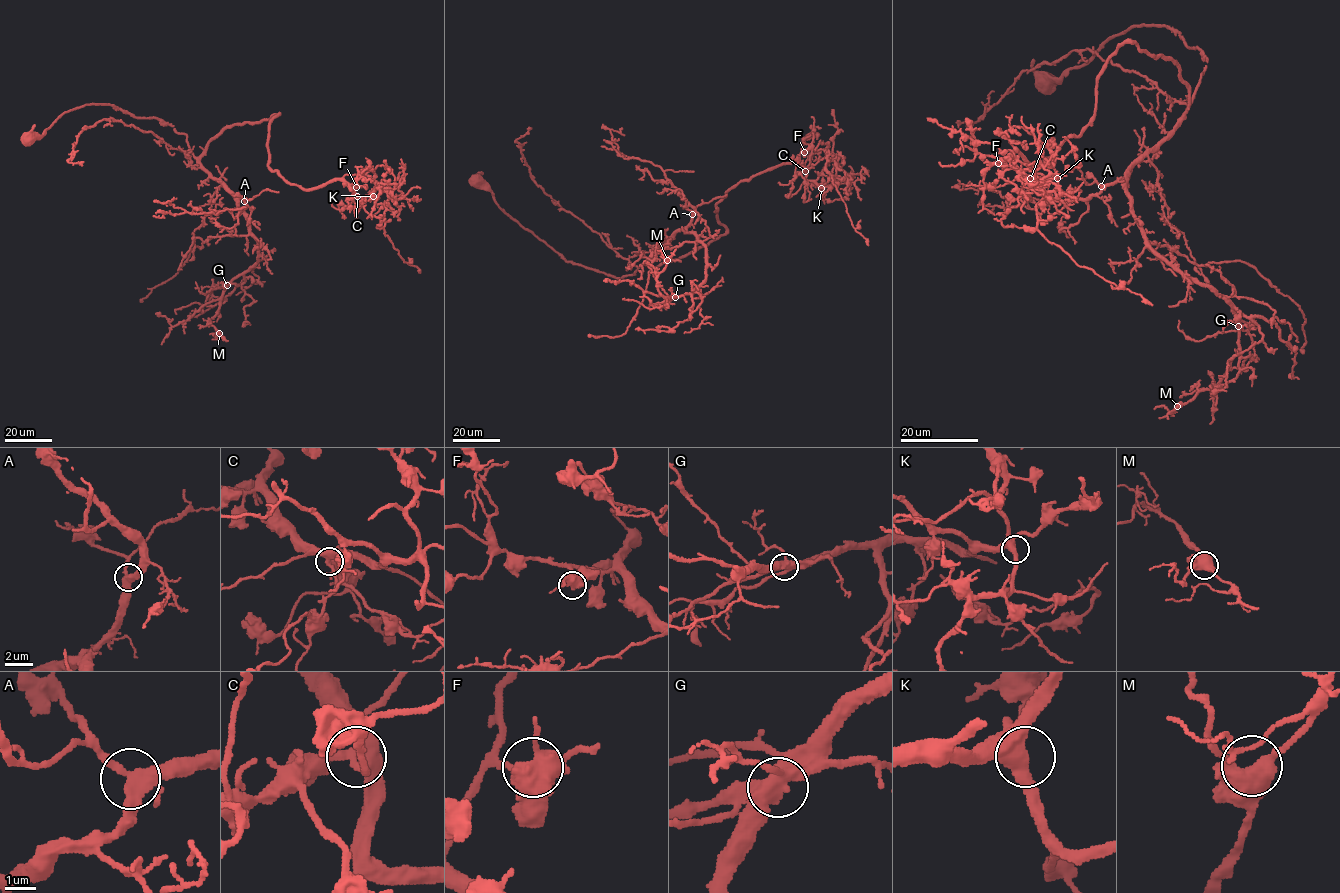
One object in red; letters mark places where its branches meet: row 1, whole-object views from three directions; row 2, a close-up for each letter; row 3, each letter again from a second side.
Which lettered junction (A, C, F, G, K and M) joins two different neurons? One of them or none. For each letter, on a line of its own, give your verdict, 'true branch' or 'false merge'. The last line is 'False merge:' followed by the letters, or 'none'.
A: true branch
C: true branch
F: true branch
G: false merge
K: true branch
M: true branch
False merge: G

